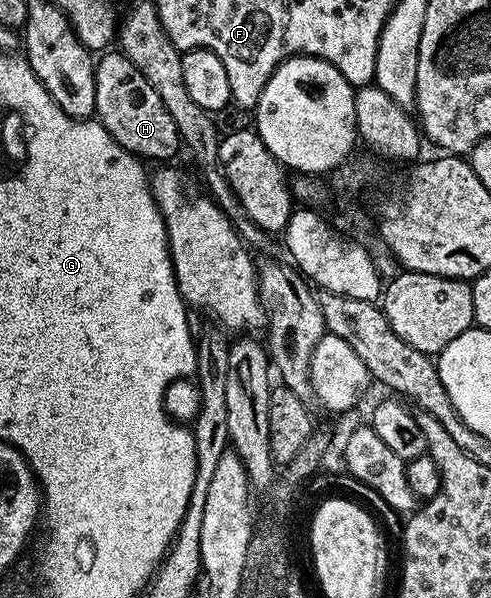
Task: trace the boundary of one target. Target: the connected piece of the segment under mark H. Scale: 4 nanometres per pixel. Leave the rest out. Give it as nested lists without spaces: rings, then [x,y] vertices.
[[[103,52],[94,63],[95,113],[94,117],[109,132],[109,136],[128,155],[143,158],[171,160],[181,150],[179,129],[161,100],[159,93],[141,76],[139,69],[122,52]]]

